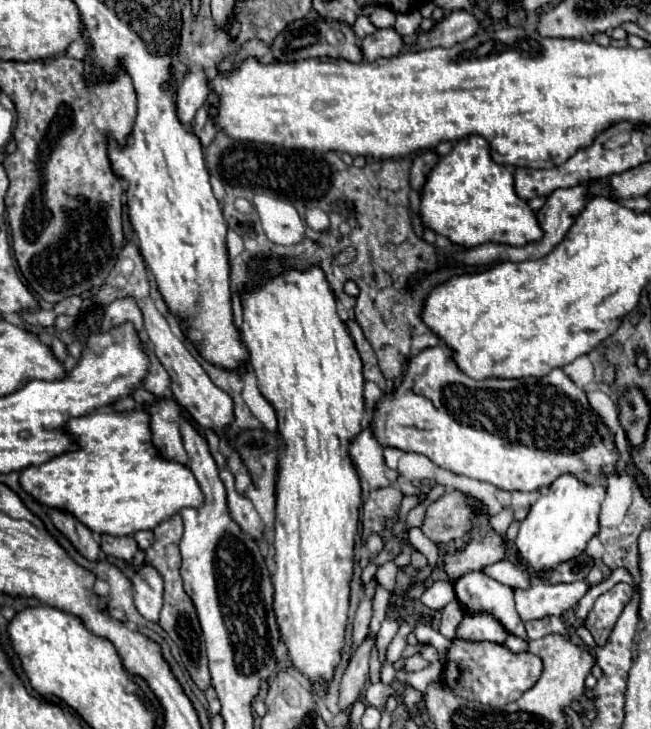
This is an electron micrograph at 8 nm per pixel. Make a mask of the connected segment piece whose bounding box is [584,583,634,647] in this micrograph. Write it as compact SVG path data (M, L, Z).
M616 583L610 591L602 593L596 599L584 625L594 635L598 647L604 645L604 641L608 641L624 605L630 601L632 595L634 595L634 589L628 583Z

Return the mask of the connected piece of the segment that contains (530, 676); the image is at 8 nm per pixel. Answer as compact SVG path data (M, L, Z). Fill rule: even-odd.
M456 637L446 653L446 665L442 669L440 679L446 681L444 685L452 693L456 693L456 697L500 707L516 701L522 693L526 693L532 685L536 685L542 669L544 665L540 657L536 657L530 651L514 653L504 645L496 645L490 641L464 641ZM452 675L456 677L452 679Z

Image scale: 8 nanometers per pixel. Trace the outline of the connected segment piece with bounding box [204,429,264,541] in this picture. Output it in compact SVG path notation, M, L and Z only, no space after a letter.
M204 429L204 433L206 433L206 441L210 445L212 457L214 457L214 461L220 467L220 479L222 479L222 483L226 487L226 493L228 493L228 509L230 509L232 519L240 525L240 529L244 533L248 533L252 539L260 541L264 537L264 523L258 517L258 513L256 513L254 505L250 503L250 499L246 499L244 495L240 495L236 491L236 487L234 487L234 473L226 467L226 457L218 451L220 437L216 435L214 429Z

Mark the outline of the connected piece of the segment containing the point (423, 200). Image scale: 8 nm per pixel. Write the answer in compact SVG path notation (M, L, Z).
M480 135L456 141L452 151L438 159L420 191L418 215L426 229L448 237L452 243L466 249L482 243L520 247L542 237L542 229L538 227L532 209L514 191L512 171L492 161L488 141Z

